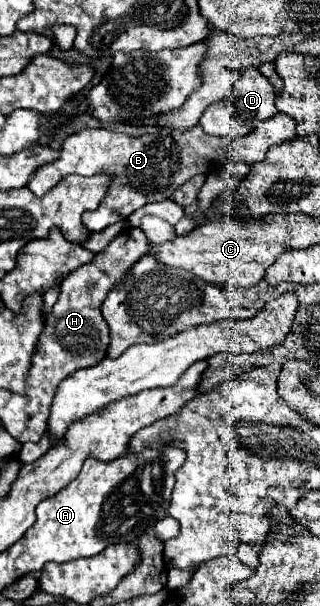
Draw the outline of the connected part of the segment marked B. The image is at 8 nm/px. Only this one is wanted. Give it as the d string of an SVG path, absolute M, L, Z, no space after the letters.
M277 113L275 117L259 123L259 127L255 127L255 131L251 131L251 135L245 135L243 139L211 137L201 129L201 125L195 125L187 131L163 127L159 133L141 137L131 137L109 129L85 129L69 135L61 147L59 159L39 167L31 177L31 183L27 185L35 195L41 197L47 193L47 187L55 187L61 177L69 173L95 175L105 171L113 175L111 187L101 205L95 211L83 215L83 225L89 231L97 233L107 225L117 223L117 219L121 217L127 219L133 211L145 207L147 203L171 199L173 191L177 191L183 183L193 179L197 173L205 173L209 161L261 161L273 145L295 139L295 135L295 121L285 113Z

